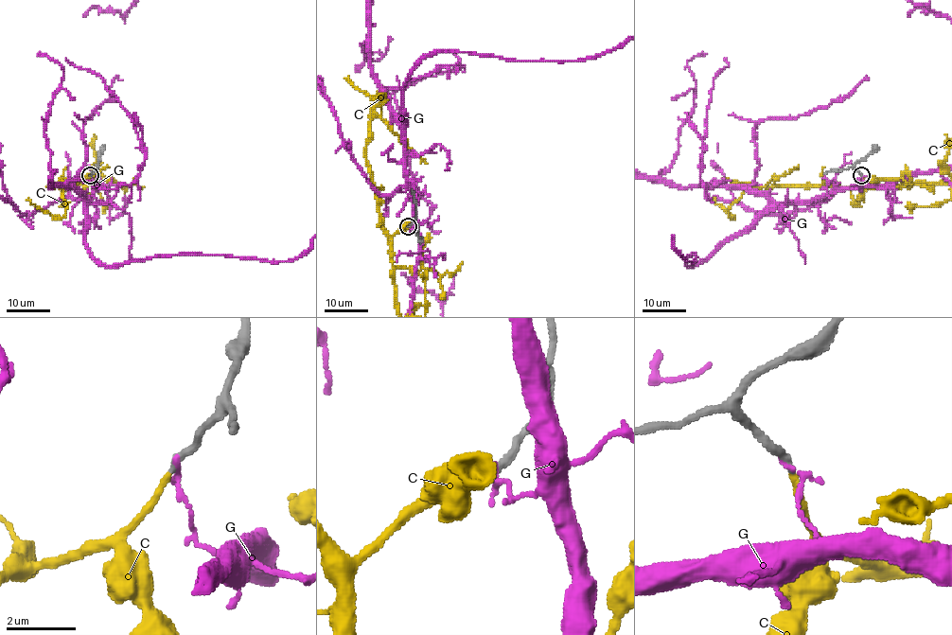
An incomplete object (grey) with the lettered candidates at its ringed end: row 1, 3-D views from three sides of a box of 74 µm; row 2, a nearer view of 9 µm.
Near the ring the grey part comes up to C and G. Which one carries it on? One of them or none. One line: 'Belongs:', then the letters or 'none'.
Belongs: C

